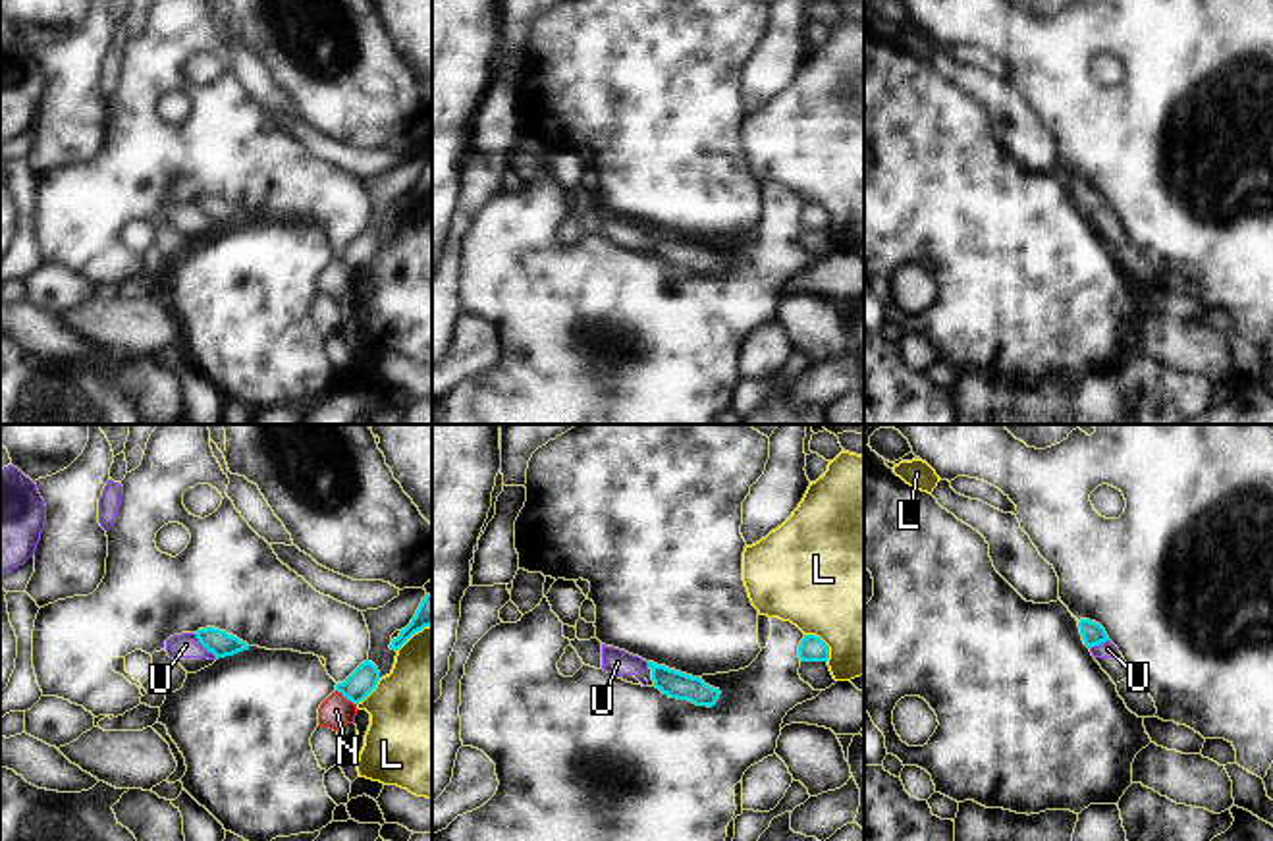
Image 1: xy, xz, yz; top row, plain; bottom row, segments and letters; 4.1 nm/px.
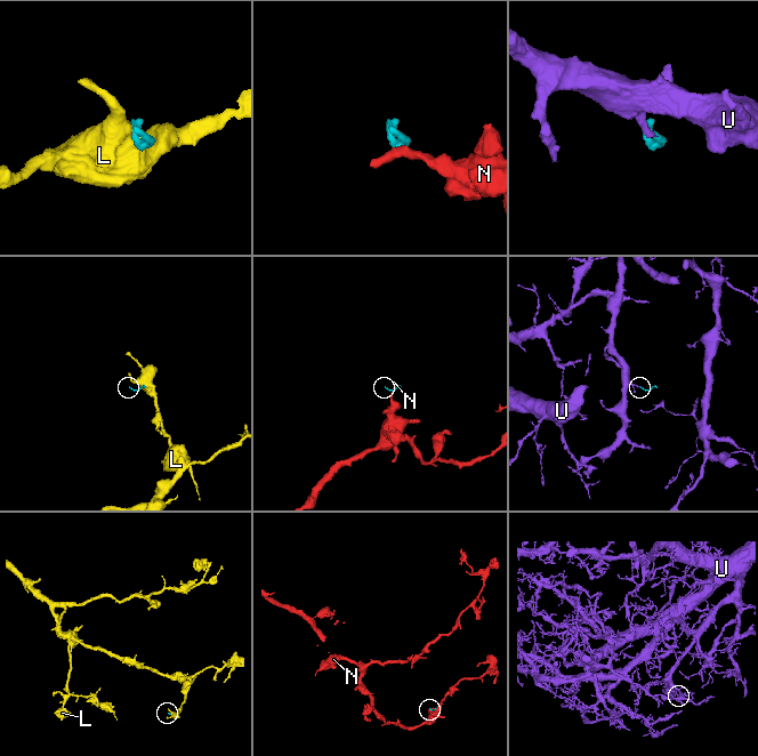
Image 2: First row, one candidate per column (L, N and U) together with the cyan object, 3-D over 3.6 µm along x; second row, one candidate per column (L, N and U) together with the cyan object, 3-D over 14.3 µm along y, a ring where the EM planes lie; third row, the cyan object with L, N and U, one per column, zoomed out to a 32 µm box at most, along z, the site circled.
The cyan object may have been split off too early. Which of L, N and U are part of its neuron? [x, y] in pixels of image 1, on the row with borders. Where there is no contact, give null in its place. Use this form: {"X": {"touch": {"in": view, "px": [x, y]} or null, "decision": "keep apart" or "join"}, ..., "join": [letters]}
{"L": {"touch": {"in": "xz", "px": [824, 643]}, "decision": "keep apart"}, "N": {"touch": {"in": "xy", "px": [346, 697]}, "decision": "keep apart"}, "U": {"touch": {"in": "xy", "px": [205, 647]}, "decision": "keep apart"}, "join": []}

